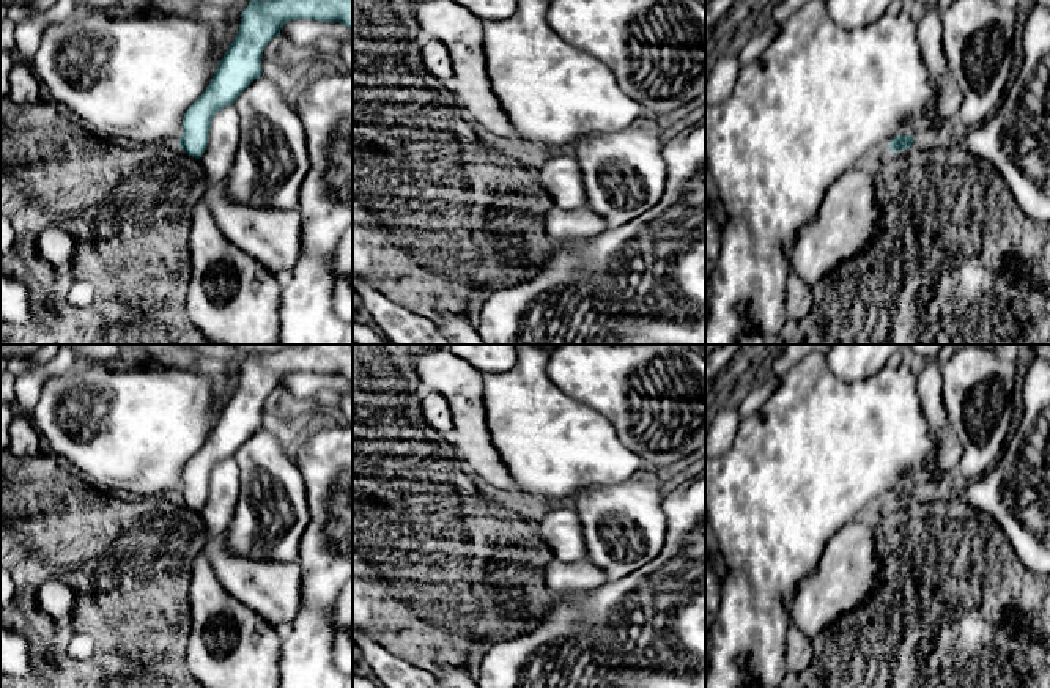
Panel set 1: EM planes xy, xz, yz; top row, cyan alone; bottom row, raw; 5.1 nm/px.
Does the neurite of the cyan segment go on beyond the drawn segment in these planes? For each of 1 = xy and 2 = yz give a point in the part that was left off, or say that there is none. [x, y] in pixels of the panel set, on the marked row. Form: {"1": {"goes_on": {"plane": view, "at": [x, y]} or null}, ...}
{"1": {"goes_on": null}, "2": {"goes_on": null}}

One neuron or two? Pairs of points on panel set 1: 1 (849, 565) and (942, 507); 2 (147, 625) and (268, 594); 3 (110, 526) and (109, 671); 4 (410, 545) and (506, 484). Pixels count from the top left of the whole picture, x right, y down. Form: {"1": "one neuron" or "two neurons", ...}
{"1": "two neurons", "2": "two neurons", "3": "one neuron", "4": "two neurons"}

